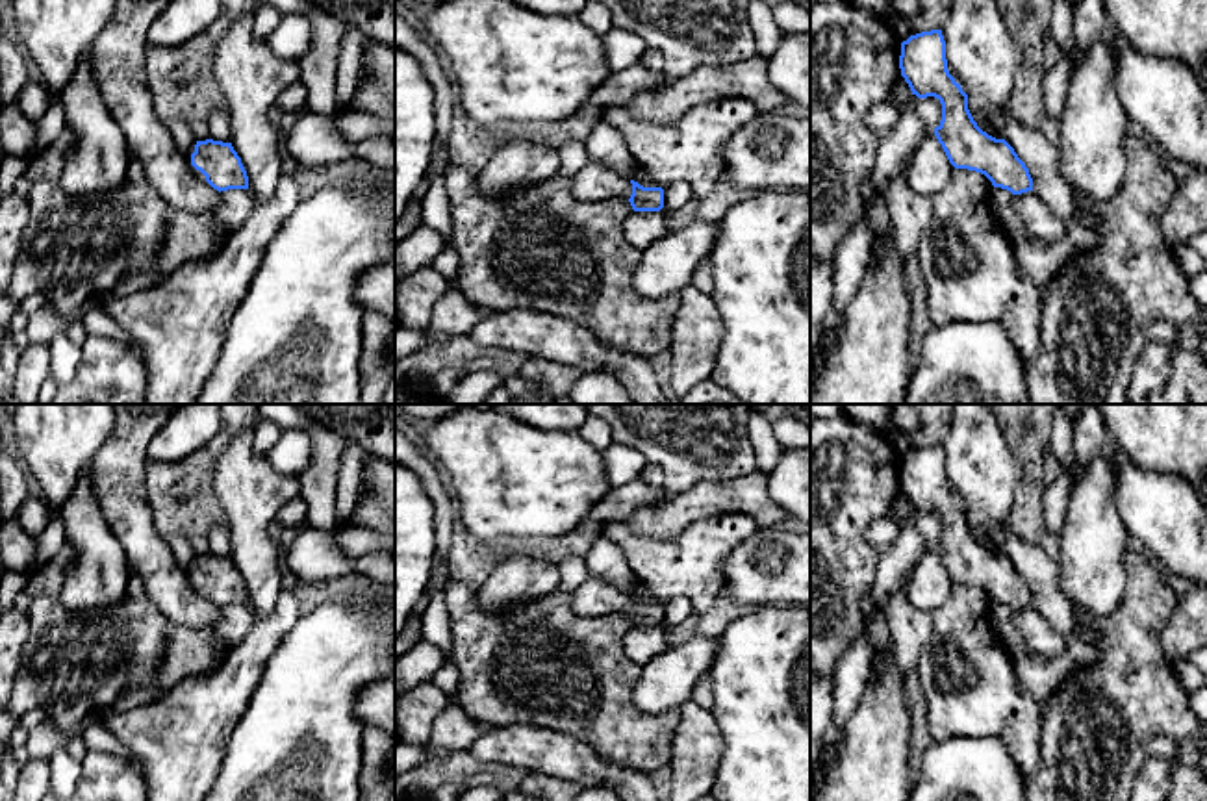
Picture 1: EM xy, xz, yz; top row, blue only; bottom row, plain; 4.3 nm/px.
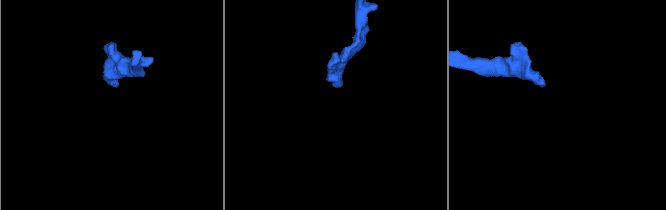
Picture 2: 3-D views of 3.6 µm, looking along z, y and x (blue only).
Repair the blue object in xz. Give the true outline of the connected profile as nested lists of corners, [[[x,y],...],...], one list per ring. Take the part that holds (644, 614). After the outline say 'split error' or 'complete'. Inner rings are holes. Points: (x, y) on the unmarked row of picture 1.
[[[447,582],[452,664],[462,679],[456,703],[489,727],[528,725],[569,734],[612,764],[647,773],[669,766],[680,710],[647,714],[634,706],[642,666],[632,662],[623,647],[623,638],[632,627],[664,623],[664,604],[643,603],[634,595],[630,599],[629,616],[578,616],[571,608],[569,593],[556,590],[491,614],[478,603],[478,590],[465,582]]]; split error

